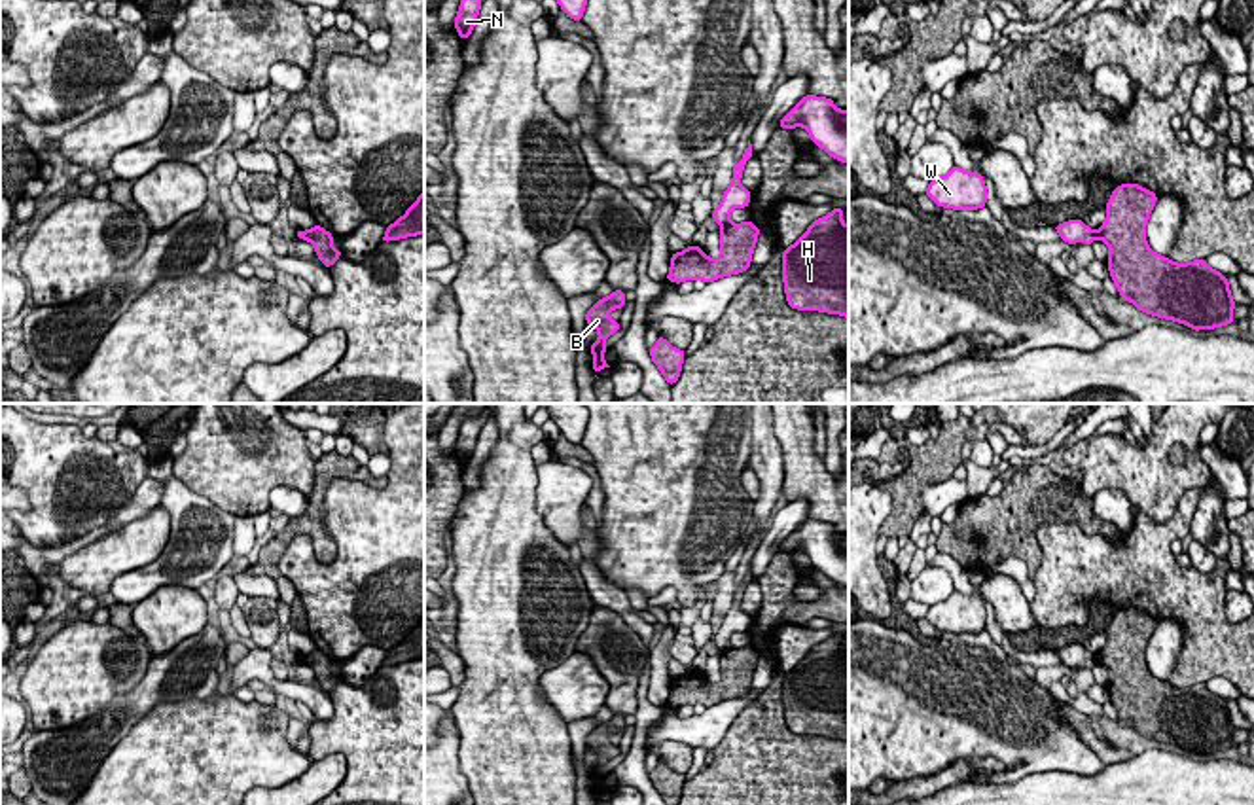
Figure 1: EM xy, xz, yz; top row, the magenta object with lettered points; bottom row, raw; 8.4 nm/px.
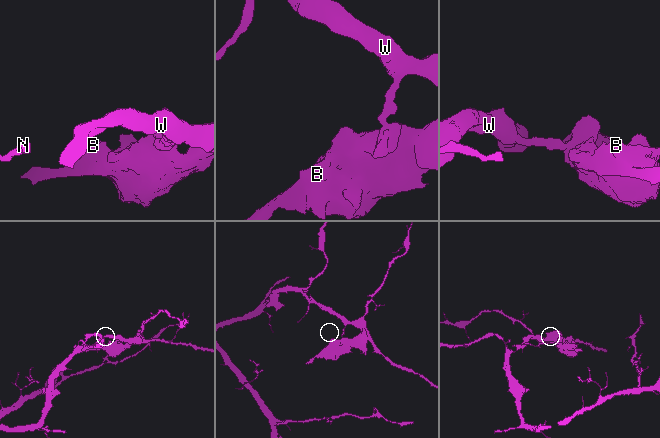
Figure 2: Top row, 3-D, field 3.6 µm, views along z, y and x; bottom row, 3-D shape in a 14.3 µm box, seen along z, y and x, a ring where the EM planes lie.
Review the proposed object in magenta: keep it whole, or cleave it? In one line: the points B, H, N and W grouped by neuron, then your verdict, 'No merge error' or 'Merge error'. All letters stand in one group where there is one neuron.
Groups: B H / N W. Merge error

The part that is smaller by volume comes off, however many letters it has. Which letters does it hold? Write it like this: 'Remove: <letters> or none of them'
Remove: B, H

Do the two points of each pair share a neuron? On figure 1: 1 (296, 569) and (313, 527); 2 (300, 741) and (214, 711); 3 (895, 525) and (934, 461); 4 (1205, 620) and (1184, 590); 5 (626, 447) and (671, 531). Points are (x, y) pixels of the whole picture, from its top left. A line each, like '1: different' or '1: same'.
1: different
2: different
3: same
4: same
5: same

